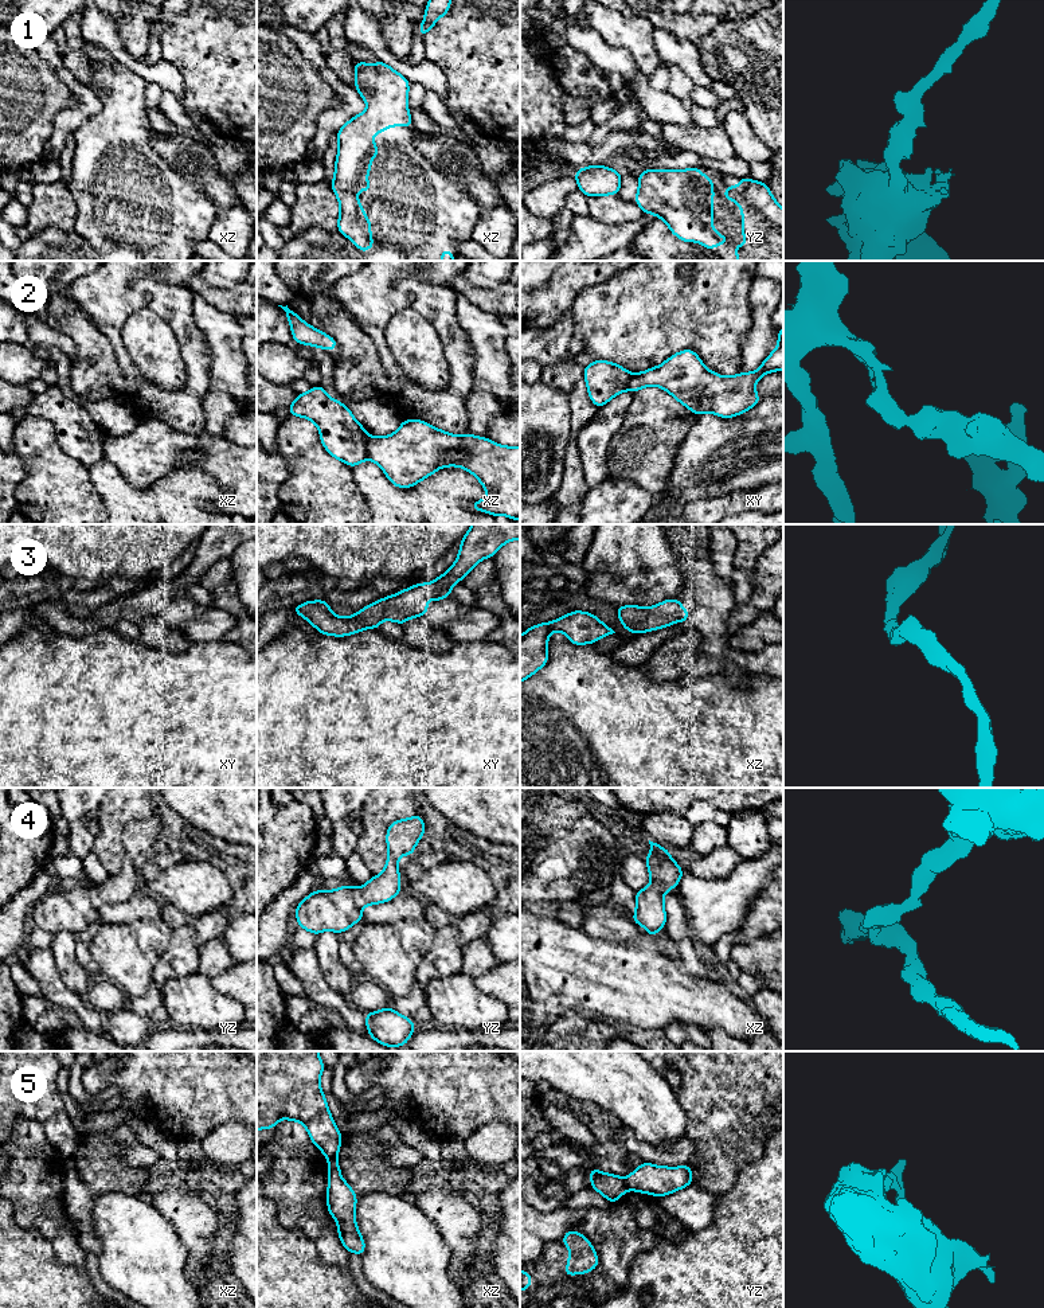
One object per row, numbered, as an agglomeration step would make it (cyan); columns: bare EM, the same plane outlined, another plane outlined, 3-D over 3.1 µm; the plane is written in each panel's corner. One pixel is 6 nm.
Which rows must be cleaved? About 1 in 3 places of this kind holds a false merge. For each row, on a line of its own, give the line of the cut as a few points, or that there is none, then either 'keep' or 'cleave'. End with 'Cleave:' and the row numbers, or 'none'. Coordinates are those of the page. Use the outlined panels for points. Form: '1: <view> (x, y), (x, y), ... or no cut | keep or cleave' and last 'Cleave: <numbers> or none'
1: no cut | keep
2: xz (368, 436), (367, 457) | cleave
3: no cut | keep
4: no cut | keep
5: yz (624, 1179), (628, 1189) | cleave
Cleave: 2, 5

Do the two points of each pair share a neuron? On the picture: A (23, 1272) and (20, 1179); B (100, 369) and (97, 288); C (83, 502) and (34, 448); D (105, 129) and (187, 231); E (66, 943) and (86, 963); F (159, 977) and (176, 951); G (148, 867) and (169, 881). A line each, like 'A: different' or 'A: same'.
A: different
B: different
C: same
D: same
E: different
F: same
G: different

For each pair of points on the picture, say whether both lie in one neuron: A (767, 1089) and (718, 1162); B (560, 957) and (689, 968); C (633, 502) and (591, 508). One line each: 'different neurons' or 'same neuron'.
A: same neuron
B: different neurons
C: same neuron

